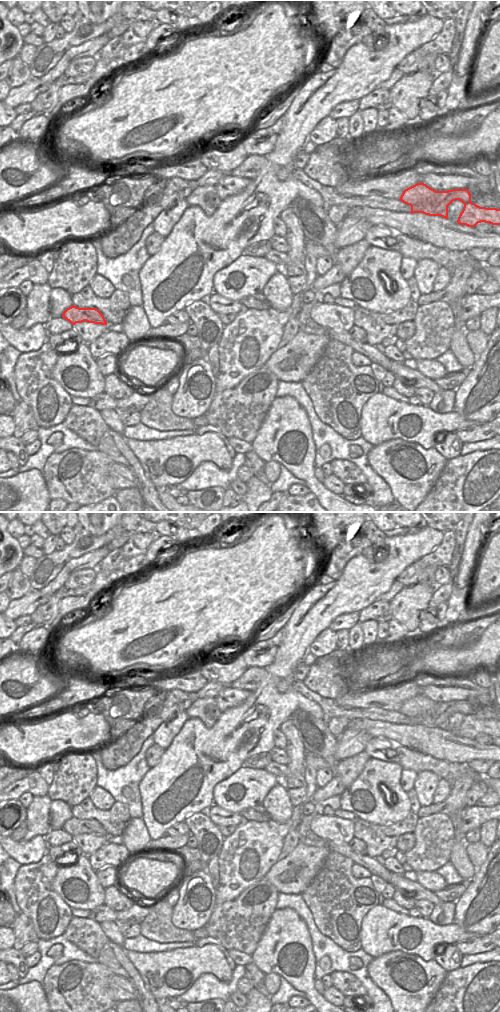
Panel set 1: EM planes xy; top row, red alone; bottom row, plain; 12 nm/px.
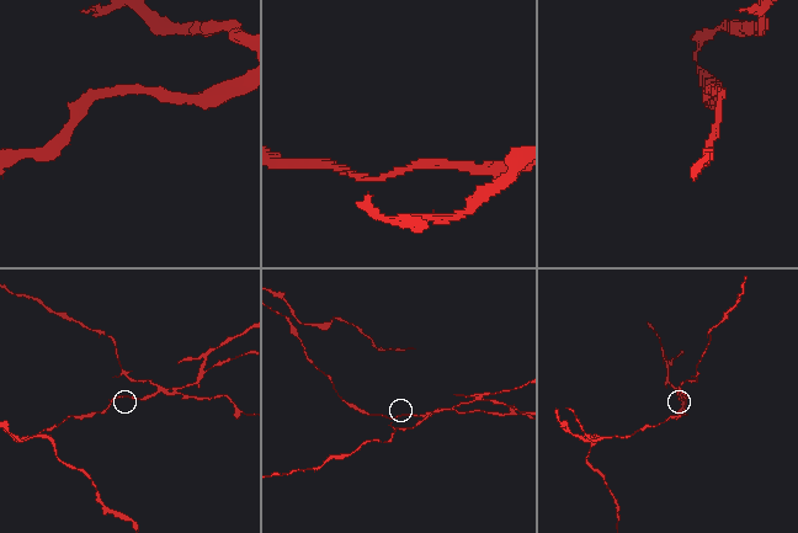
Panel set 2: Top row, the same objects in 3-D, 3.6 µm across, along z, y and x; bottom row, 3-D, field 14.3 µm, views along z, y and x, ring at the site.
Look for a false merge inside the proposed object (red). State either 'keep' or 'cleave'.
cleave

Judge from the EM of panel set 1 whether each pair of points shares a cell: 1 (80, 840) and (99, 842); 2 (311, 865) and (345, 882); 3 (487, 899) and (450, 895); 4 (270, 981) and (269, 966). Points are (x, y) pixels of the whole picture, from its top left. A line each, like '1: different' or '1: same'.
1: same
2: different
3: different
4: different

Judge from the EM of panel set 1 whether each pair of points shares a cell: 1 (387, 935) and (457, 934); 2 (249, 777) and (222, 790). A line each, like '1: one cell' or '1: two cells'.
1: one cell
2: one cell

